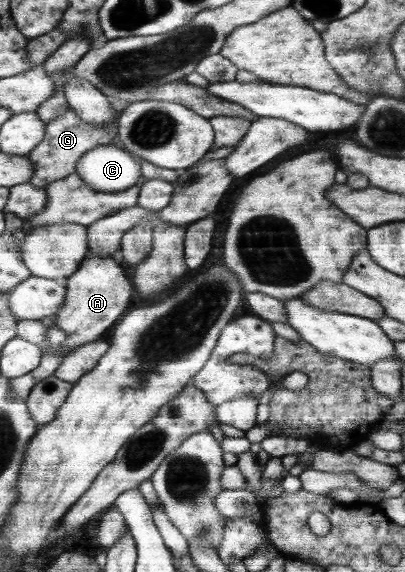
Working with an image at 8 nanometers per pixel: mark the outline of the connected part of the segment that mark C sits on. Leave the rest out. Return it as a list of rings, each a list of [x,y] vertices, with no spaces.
[[[120,143],[99,146],[83,156],[76,170],[95,190],[115,193],[133,188],[144,177],[141,162]]]

